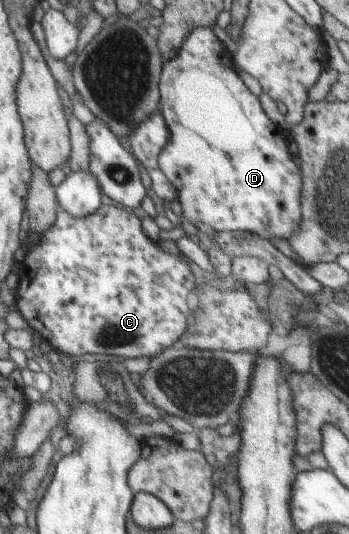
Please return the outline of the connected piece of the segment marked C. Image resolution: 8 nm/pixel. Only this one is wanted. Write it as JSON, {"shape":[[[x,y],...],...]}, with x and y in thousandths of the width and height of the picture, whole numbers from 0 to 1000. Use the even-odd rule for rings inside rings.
{"shape":[[[321,378],[295,382],[266,403],[246,408],[212,408],[186,395],[169,395],[166,412],[155,423],[115,442],[115,451],[103,464],[83,468],[77,479],[69,481],[72,504],[60,507],[60,526],[49,549],[52,581],[63,586],[83,610],[103,618],[123,635],[129,635],[152,654],[169,661],[195,665],[249,665],[269,661],[287,665],[292,674],[304,667],[318,667],[327,678],[352,670],[424,669],[430,672],[450,667],[456,657],[473,657],[513,646],[519,633],[536,624],[539,594],[553,592],[559,558],[559,519],[542,504],[542,496],[530,489],[519,489],[519,481],[470,474],[450,463],[450,455],[438,455],[404,425],[398,406],[370,395],[358,395],[352,386],[341,386]]]}

